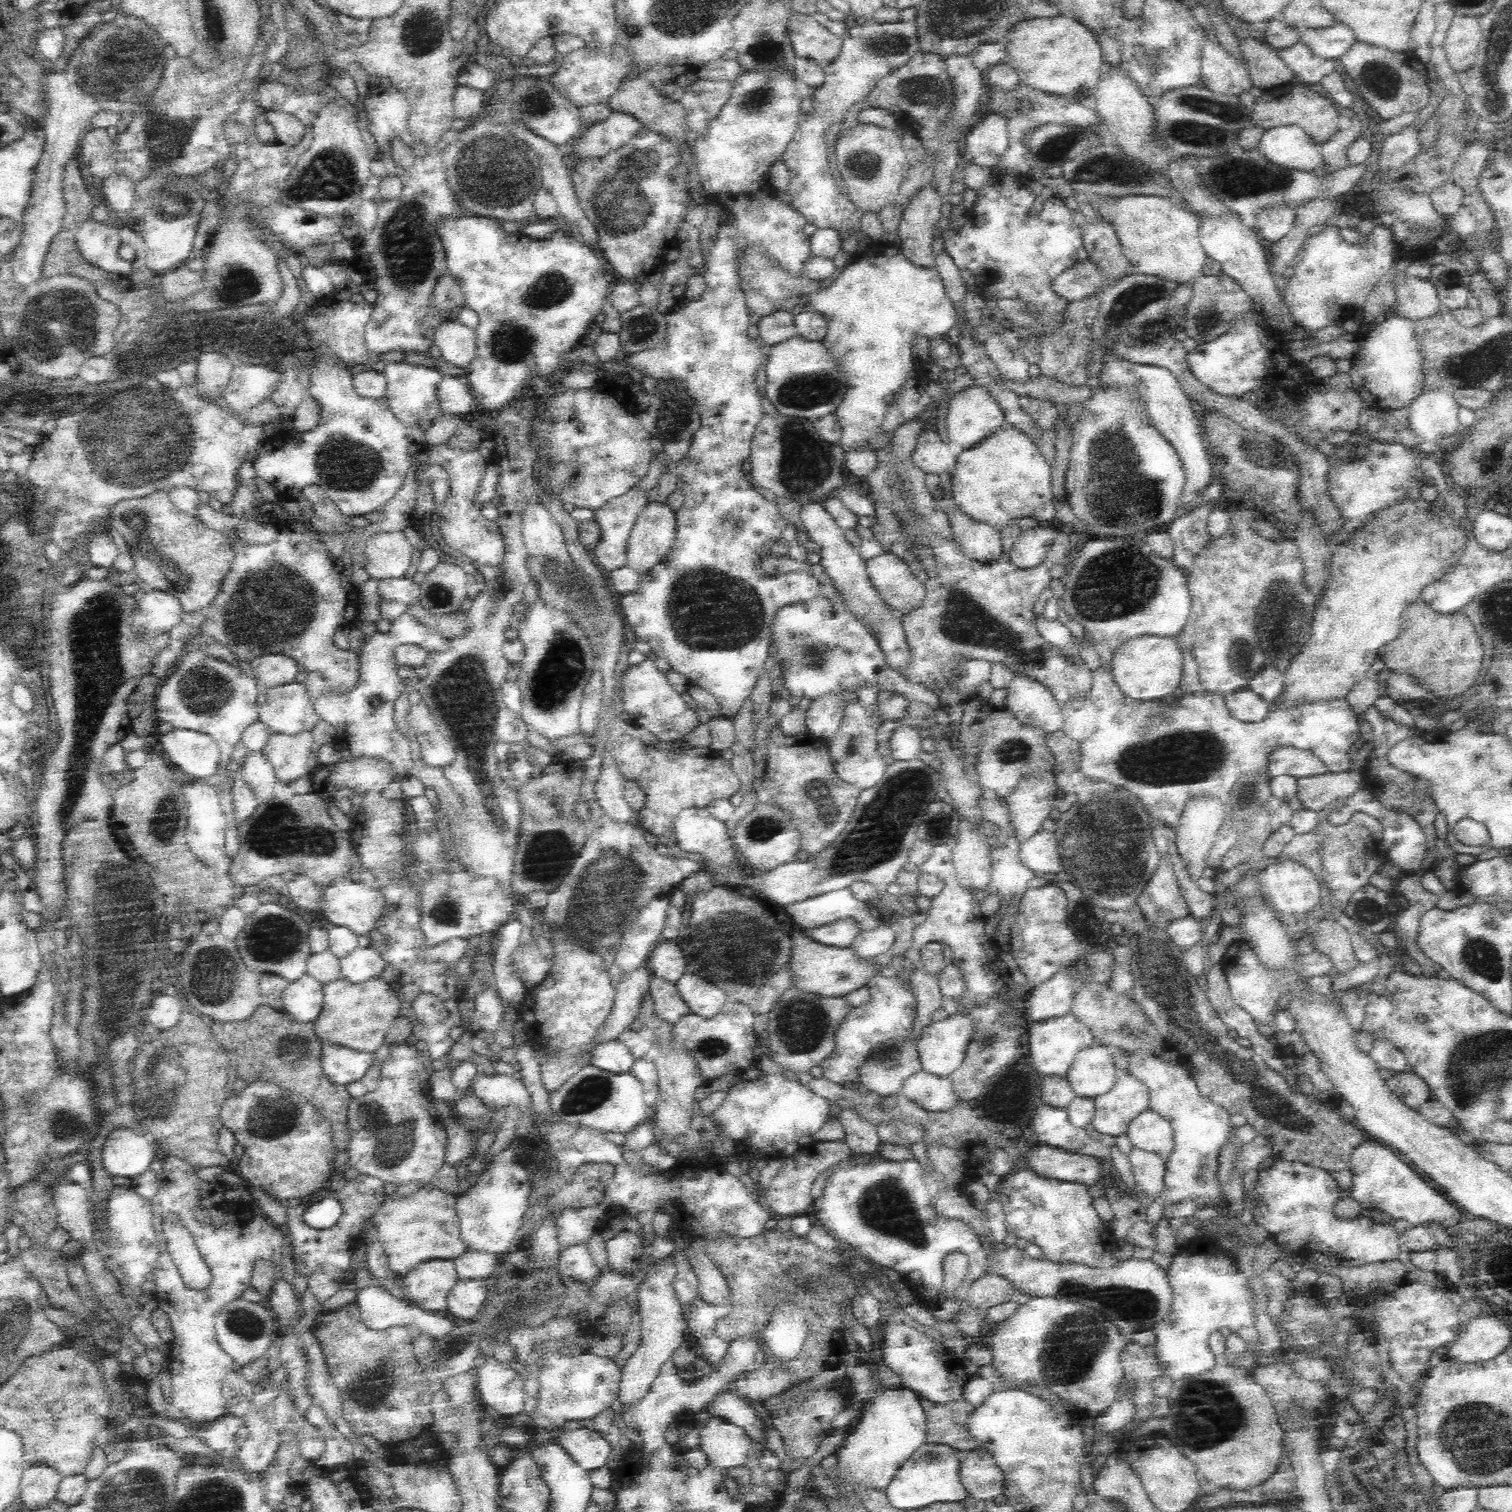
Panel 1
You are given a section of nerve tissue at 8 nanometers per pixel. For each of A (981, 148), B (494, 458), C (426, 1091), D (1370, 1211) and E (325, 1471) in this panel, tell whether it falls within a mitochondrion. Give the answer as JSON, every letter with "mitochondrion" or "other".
{"A":"other","B":"other","C":"other","D":"other","E":"other"}

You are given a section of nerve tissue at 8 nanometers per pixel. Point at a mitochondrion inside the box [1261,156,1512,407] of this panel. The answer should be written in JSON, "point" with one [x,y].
{"point":[1474,364]}

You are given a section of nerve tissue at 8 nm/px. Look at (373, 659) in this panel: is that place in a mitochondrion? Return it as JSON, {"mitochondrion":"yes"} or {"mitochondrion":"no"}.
{"mitochondrion":"no"}

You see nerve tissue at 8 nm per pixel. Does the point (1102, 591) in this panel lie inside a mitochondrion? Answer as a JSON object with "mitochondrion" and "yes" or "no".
{"mitochondrion":"yes"}

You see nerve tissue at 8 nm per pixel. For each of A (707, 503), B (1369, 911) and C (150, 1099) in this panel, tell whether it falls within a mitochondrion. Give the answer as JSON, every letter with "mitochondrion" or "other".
{"A":"other","B":"mitochondrion","C":"mitochondrion"}

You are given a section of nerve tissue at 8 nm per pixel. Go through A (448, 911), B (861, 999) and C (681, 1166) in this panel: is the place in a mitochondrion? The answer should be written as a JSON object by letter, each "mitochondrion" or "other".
{"A":"mitochondrion","B":"other","C":"other"}

